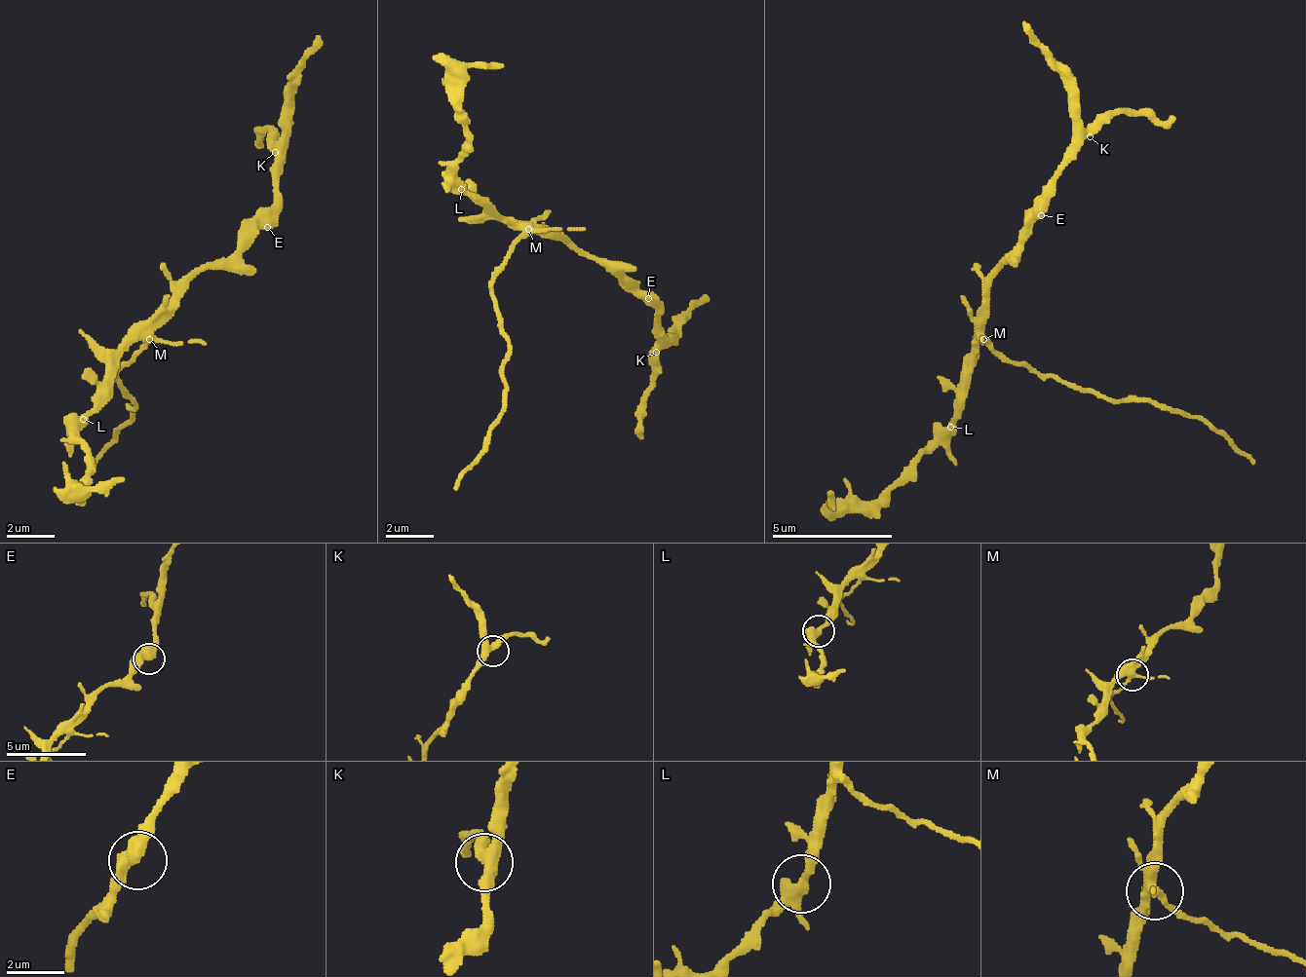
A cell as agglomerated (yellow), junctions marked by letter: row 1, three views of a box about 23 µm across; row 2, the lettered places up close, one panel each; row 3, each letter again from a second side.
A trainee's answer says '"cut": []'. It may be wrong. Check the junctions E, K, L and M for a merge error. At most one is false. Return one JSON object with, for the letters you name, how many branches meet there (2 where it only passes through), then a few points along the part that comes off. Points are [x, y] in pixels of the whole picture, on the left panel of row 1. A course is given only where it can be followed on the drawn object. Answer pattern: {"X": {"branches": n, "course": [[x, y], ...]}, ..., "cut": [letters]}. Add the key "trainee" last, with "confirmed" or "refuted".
{"M": {"branches": 4, "course": [[151, 337], [116, 377], [136, 399], [133, 417], [87, 476]]}, "cut": ["M"], "trainee": "refuted"}

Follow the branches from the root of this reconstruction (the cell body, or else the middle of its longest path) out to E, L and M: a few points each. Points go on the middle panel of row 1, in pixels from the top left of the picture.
E: (555, 239), (567, 241), (580, 253), (586, 253), (593, 259), (604, 260), (642, 298), (648, 298)
L: (555, 239), (543, 239), (536, 232), (518, 231), (512, 224), (506, 224), (486, 203), (474, 202), (461, 189)
M: (555, 239), (549, 238), (542, 232), (530, 231)

